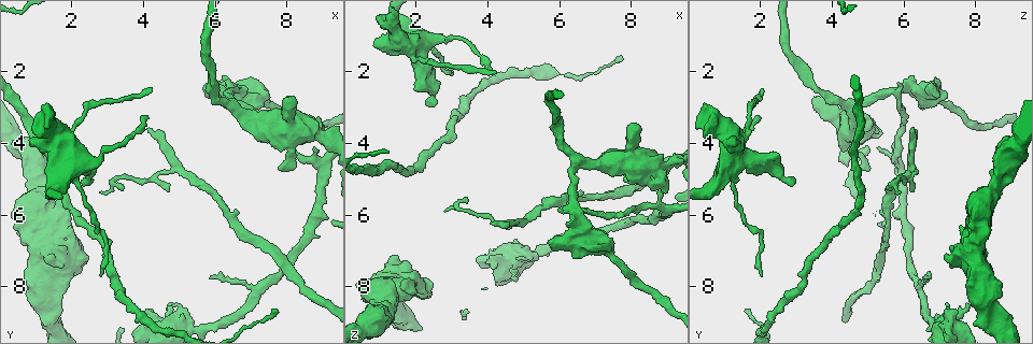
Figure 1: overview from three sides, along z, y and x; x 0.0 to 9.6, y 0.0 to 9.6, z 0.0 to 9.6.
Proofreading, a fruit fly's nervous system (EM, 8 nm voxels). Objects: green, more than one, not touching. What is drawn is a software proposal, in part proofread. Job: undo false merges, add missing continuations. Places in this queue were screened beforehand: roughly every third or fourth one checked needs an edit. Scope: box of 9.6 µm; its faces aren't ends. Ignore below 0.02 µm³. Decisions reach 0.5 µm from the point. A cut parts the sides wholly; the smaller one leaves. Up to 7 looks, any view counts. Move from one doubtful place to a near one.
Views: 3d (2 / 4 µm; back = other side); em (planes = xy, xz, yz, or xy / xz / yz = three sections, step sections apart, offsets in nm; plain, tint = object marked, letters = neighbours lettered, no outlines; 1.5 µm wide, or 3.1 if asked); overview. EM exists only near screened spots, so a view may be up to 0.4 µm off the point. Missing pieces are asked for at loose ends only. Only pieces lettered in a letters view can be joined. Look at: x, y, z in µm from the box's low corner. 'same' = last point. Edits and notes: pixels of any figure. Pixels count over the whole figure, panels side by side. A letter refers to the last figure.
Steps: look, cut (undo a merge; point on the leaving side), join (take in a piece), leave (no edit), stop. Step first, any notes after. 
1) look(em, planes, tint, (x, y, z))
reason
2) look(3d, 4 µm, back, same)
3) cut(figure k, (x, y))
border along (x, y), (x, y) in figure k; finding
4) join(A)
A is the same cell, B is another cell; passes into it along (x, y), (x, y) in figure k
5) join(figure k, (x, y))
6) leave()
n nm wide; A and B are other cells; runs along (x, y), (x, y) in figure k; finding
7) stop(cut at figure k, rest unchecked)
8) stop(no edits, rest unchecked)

look(em, planes, letters, (4.85, 4.70, 6.25))
branch point

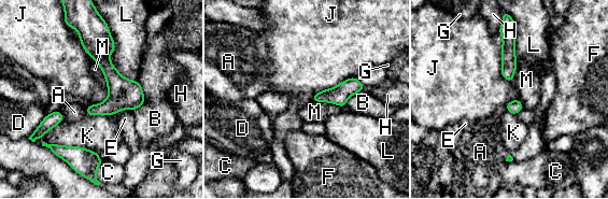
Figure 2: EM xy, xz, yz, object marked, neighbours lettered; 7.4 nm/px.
leave()
A, B, C, D, E, F, G, H, J, K, L and M are other cells; runs along (105, 32), (113, 98), (90, 113) in figure 2; continuous, no second neuron

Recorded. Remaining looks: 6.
look(3d, 4 µm, (4.20, 8.65, 7.50))
branch stops here

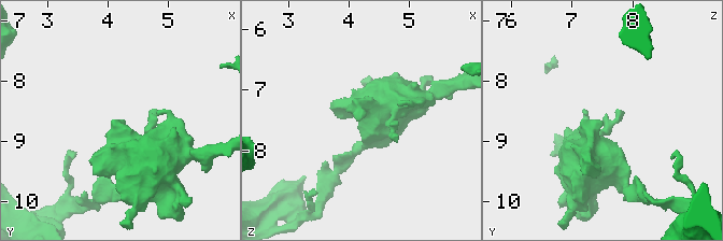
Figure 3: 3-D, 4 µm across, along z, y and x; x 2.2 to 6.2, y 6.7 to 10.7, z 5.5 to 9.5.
look(em, xz, step 4, letters, (4.15, 8.65, 7.55))

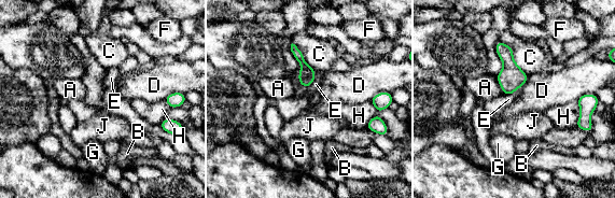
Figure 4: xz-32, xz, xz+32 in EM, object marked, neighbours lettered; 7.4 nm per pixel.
look(em, xy, step 4, letters, same)

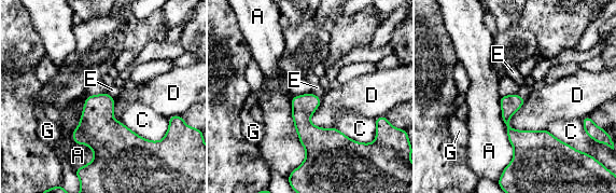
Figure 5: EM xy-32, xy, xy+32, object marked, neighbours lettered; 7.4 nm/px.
leave()
A touches over 550 nm; A, C, D, E and G are other cells; border along (311, 92), (321, 98) in figure 5; no lettered piece goes on from it

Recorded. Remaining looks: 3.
look(3d, 2 µm, (2.80, 7.75, 2.05))
tapers out

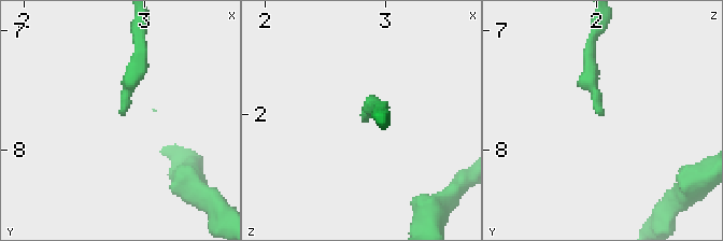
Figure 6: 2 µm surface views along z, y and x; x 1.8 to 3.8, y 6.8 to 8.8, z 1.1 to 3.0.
look(em, planes, letters, (2.80, 7.72, 2.04))
shape alone is not enough

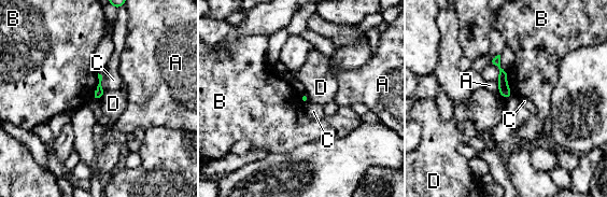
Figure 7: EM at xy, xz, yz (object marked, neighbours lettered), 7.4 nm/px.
leave()
A, B, C and D are other cells; border along (98, 73), (98, 85), (94, 97) in figure 7; none of them fits

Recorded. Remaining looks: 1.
stop(no edits, rest unchecked)

